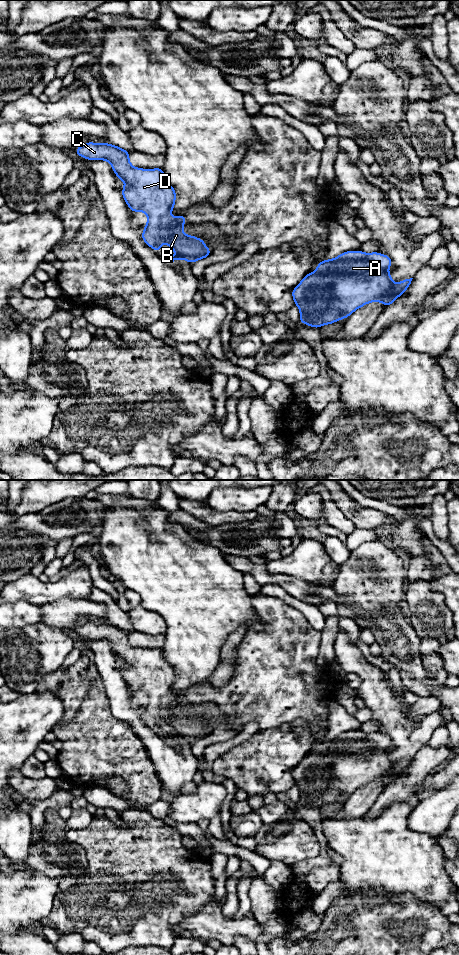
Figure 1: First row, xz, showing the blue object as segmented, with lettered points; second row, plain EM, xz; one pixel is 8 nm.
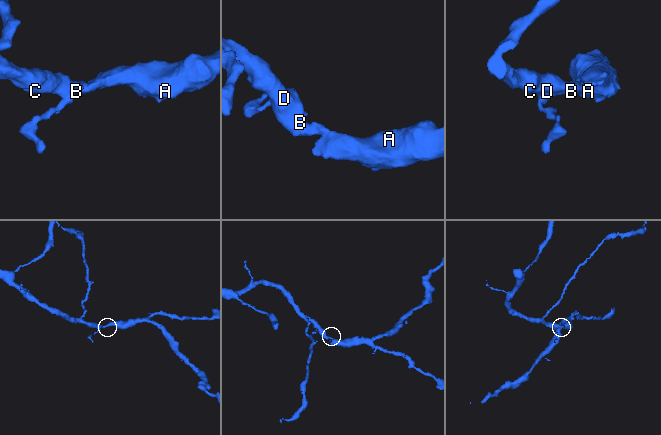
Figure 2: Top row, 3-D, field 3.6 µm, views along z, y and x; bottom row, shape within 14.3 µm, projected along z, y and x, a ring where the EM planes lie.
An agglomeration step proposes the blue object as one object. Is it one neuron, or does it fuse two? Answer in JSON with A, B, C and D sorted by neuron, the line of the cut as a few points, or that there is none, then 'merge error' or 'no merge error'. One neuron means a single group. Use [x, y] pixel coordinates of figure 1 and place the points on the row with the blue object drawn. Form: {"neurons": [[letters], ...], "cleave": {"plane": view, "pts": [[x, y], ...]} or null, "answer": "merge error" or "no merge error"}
{"neurons": [["A", "B", "C", "D"]], "cleave": null, "answer": "no merge error"}

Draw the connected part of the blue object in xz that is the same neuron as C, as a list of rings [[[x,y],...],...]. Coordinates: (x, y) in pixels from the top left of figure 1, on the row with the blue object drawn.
[[[87,142],[79,146],[75,150],[75,154],[88,160],[106,160],[110,163],[116,176],[126,183],[122,188],[122,196],[129,209],[132,212],[143,212],[148,216],[144,232],[141,233],[144,242],[156,252],[160,251],[162,244],[167,244],[177,253],[175,256],[166,257],[167,261],[174,262],[177,259],[183,259],[189,263],[194,263],[210,255],[212,251],[208,249],[202,239],[192,235],[186,236],[183,232],[184,223],[186,222],[184,215],[178,217],[170,216],[176,200],[176,191],[165,178],[162,168],[136,168],[130,164],[129,152],[127,150],[108,143]]]

